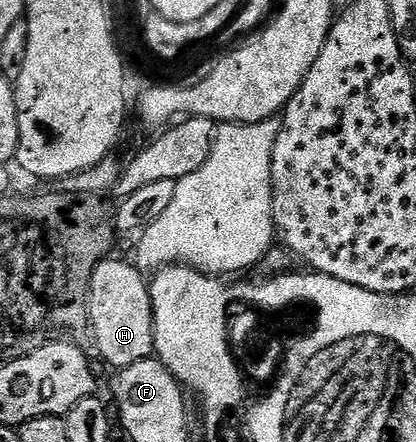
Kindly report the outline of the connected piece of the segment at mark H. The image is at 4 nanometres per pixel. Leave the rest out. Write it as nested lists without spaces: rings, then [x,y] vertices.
[[[100,261],[95,268],[91,279],[88,296],[89,326],[91,341],[96,343],[100,357],[108,365],[113,365],[113,370],[119,371],[130,367],[139,361],[149,360],[156,352],[156,312],[152,309],[152,290],[150,281],[145,274],[136,268],[135,264],[124,261]]]

